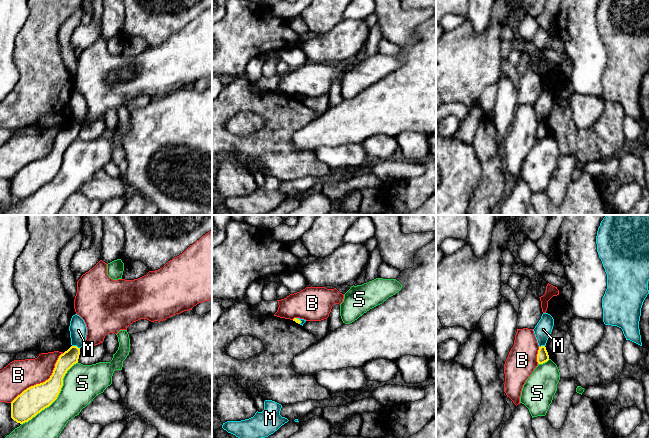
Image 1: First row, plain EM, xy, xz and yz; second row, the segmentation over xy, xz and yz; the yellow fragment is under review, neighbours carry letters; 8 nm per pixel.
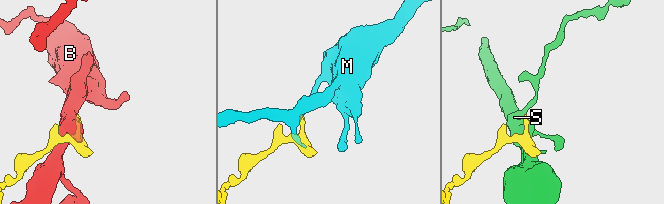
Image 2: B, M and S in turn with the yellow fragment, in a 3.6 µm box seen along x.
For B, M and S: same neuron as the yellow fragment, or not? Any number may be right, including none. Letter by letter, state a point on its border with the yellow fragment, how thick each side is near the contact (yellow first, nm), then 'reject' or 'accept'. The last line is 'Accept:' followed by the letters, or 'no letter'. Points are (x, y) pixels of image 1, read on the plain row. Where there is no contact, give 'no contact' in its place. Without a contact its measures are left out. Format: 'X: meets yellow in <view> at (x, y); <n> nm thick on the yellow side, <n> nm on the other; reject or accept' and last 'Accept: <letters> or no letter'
B: meets yellow in xy at (43, 158); 220 nm thick on the yellow side, 240 nm on the other; reject
M: meets yellow in xy at (76, 122); 130 nm thick on the yellow side, 140 nm on the other; reject
S: meets yellow in xy at (57, 172); 220 nm thick on the yellow side, 300 nm on the other; reject
Accept: no letter

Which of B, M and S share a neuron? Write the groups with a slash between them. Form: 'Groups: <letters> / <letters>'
Groups: B / M / S

